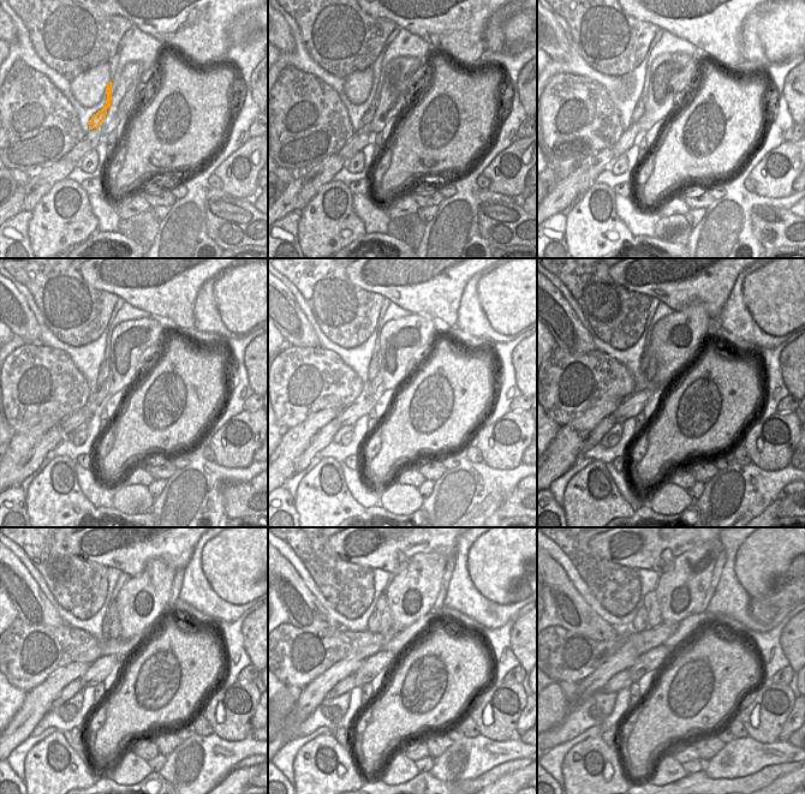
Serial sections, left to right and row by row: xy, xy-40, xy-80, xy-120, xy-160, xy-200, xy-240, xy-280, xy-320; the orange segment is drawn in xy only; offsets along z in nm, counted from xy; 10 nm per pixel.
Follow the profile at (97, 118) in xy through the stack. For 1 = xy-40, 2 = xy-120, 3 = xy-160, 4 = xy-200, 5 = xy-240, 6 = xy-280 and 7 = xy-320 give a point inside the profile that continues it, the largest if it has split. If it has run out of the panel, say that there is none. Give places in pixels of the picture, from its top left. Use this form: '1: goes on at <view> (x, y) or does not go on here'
1: goes on at xy-40 (367, 118)
2: goes on at xy-120 (105, 366)
3: goes on at xy-160 (373, 369)
4: goes on at xy-200 (644, 359)
5: goes on at xy-240 (106, 624)
6: goes on at xy-280 (374, 620)
7: goes on at xy-320 (640, 622)

